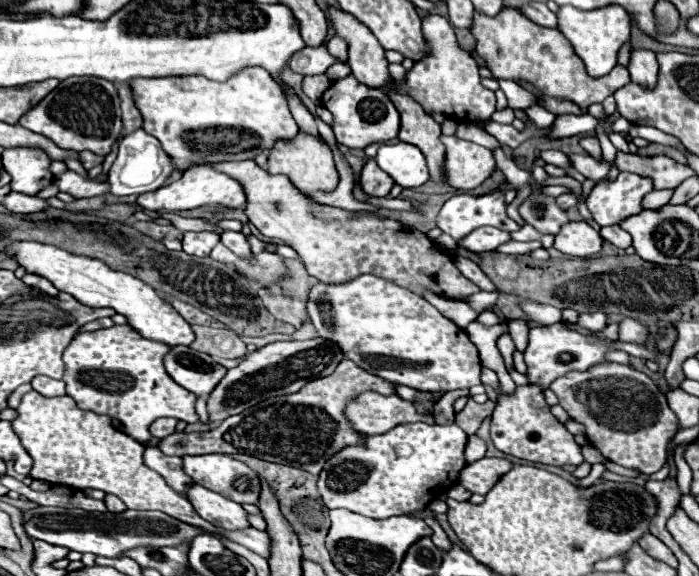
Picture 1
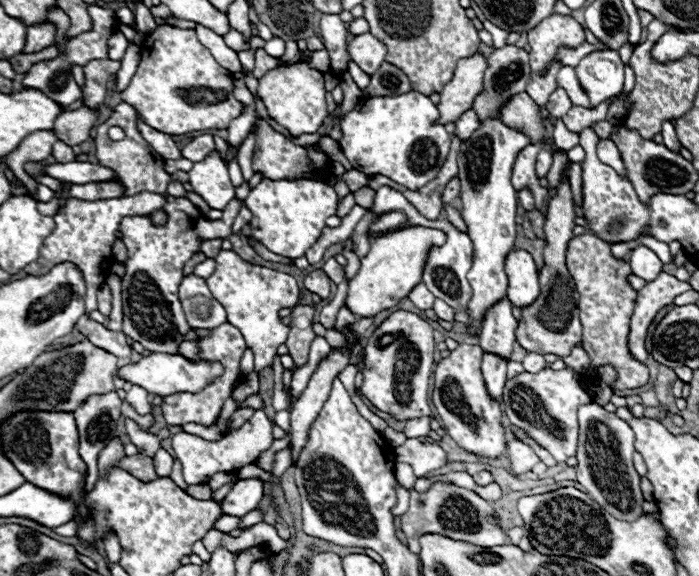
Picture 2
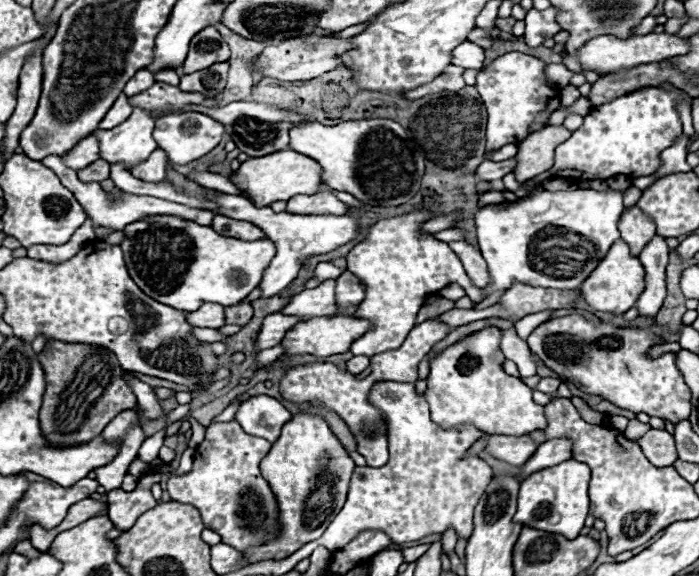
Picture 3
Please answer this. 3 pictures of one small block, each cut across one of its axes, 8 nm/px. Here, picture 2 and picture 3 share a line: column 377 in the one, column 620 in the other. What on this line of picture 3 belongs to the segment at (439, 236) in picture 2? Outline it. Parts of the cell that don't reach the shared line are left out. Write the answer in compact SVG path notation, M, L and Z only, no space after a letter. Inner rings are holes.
M616 240L604 260L596 266L596 270L584 280L580 286L584 302L596 312L610 312L610 314L624 314L636 304L636 296L642 290L642 274L644 268L636 256L630 256L628 246L622 240Z

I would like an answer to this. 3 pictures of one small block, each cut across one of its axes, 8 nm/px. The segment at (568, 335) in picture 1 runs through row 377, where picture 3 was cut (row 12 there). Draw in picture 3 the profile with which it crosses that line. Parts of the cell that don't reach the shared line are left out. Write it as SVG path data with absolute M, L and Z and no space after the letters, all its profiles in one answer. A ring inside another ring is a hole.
M550 6L546 10L528 10L526 12L526 32L524 32L524 40L528 46L536 48L536 46L542 46L542 42L546 38L552 38L554 34L558 34L562 28L560 24L556 22L556 8Z

